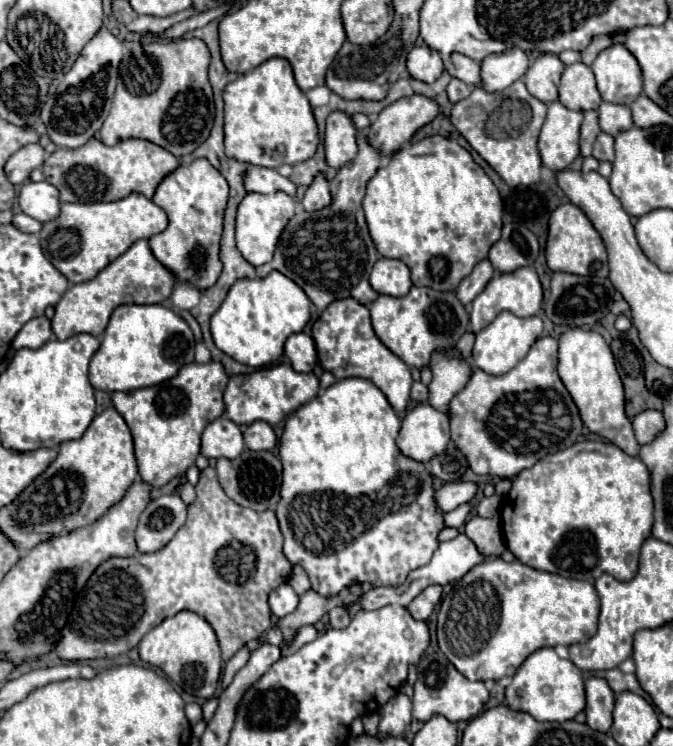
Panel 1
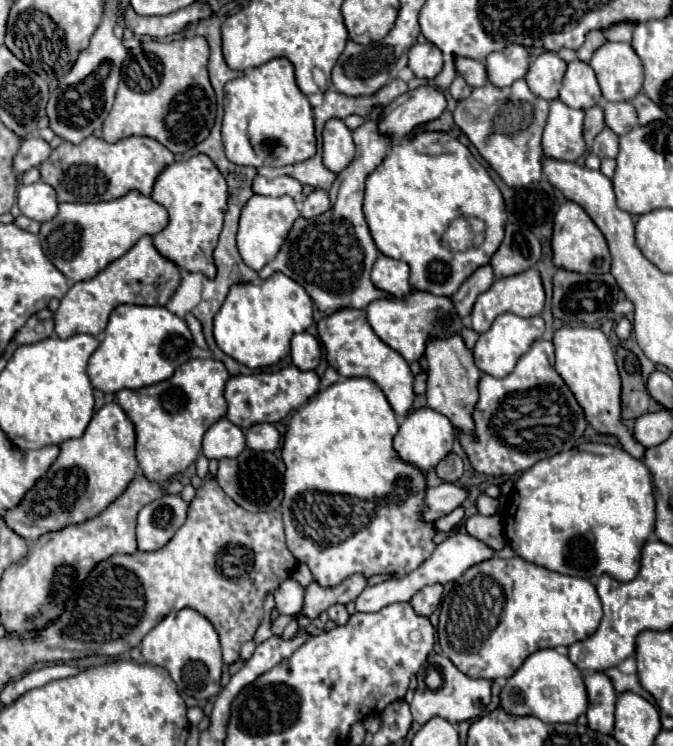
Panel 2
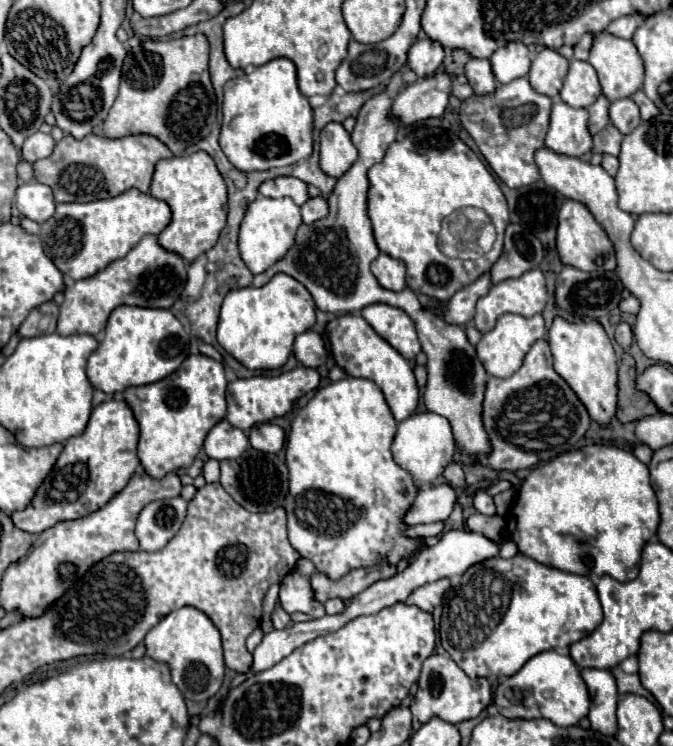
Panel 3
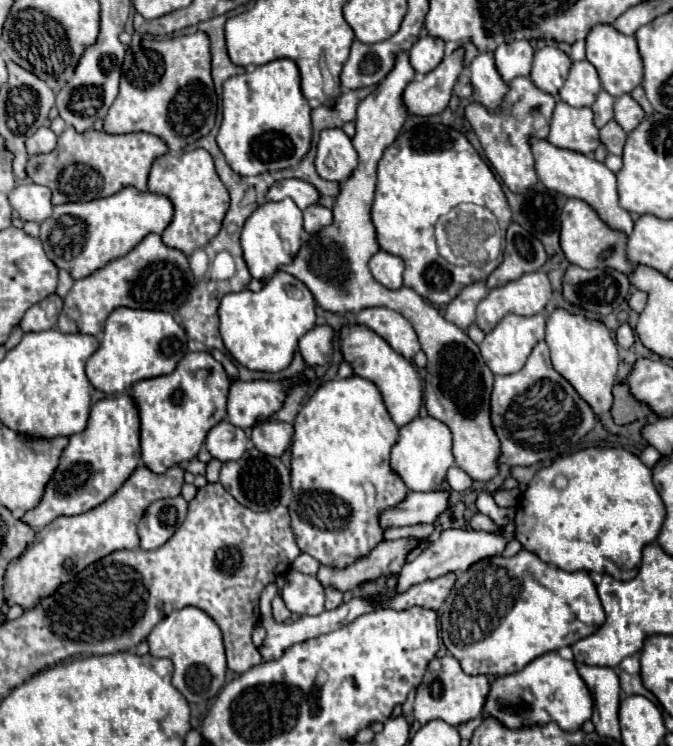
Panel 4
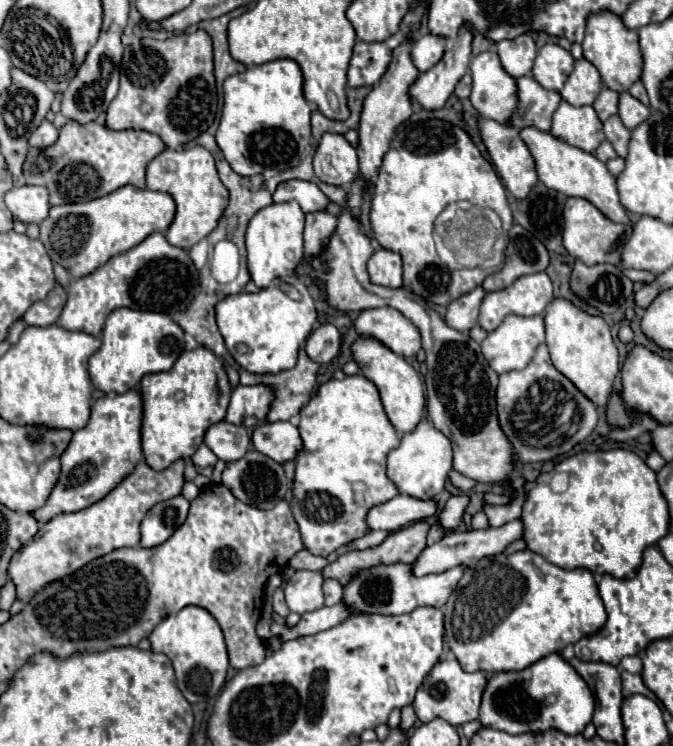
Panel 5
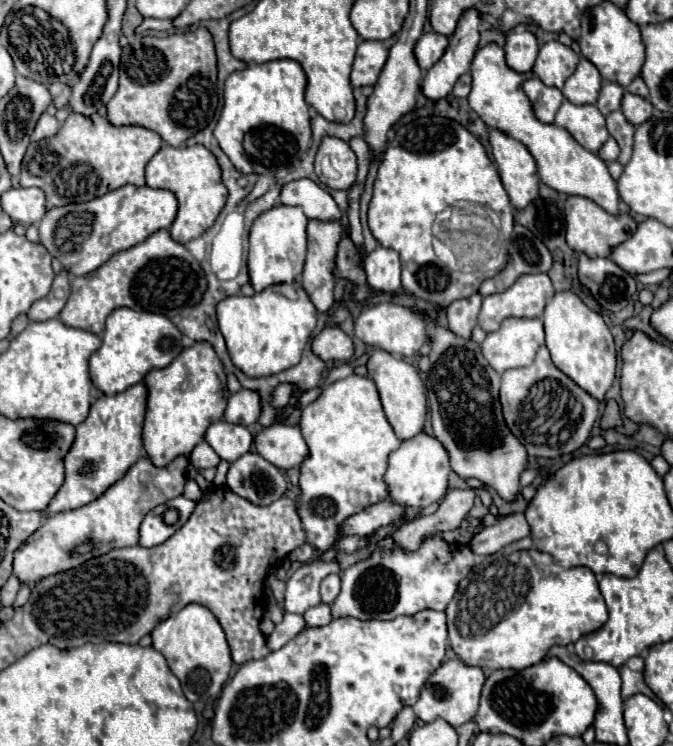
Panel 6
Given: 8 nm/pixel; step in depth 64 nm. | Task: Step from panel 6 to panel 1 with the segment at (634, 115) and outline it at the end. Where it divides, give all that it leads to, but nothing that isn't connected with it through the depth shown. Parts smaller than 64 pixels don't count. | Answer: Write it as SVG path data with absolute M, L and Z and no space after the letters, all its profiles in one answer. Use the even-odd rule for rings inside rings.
M602 102L600 108L600 128L612 136L632 128L632 112L628 106L622 104L610 104L610 102Z

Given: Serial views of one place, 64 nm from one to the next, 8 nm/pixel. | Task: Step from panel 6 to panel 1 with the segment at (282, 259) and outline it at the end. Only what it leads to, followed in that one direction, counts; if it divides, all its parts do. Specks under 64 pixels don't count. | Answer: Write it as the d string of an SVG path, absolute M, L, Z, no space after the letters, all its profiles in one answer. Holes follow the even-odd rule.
M276 192L276 194L248 194L238 208L238 216L236 216L236 246L240 250L240 254L252 264L252 266L262 266L268 260L272 260L276 244L280 240L280 234L284 230L284 226L290 222L290 218L296 212L296 202L294 198L290 198L284 192Z

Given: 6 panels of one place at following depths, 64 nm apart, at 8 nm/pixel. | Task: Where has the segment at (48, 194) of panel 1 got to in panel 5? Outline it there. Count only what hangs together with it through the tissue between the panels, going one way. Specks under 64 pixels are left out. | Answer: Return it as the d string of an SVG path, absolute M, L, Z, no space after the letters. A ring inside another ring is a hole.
M18 186L4 196L6 208L24 224L40 224L50 210L48 190L40 186Z

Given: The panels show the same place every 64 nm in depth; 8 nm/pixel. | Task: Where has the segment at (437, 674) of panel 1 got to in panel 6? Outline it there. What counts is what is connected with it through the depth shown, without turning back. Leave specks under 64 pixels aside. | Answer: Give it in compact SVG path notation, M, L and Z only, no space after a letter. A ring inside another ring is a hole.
M446 660L424 684L420 700L414 704L414 712L420 720L424 722L434 722L436 718L446 720L450 726L458 728L464 722L470 722L476 716L478 710L478 700L480 700L480 690L484 684L484 672L478 666L468 666L464 662L456 660Z

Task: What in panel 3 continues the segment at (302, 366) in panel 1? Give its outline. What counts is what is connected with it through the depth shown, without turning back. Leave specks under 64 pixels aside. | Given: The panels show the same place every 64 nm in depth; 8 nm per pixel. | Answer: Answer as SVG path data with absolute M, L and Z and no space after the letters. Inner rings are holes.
M314 330L300 334L294 342L294 354L302 366L310 366L310 368L322 366L328 360L324 336Z

